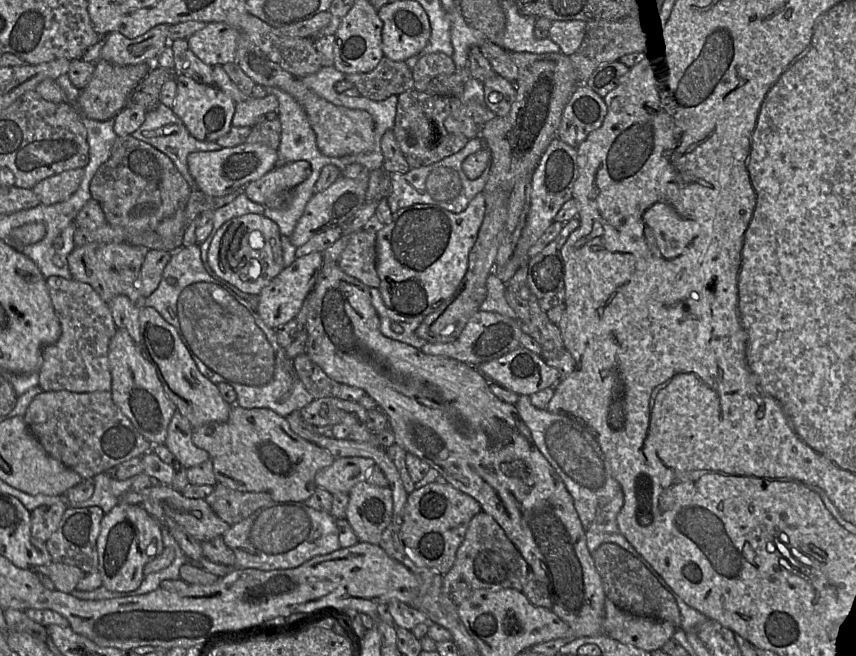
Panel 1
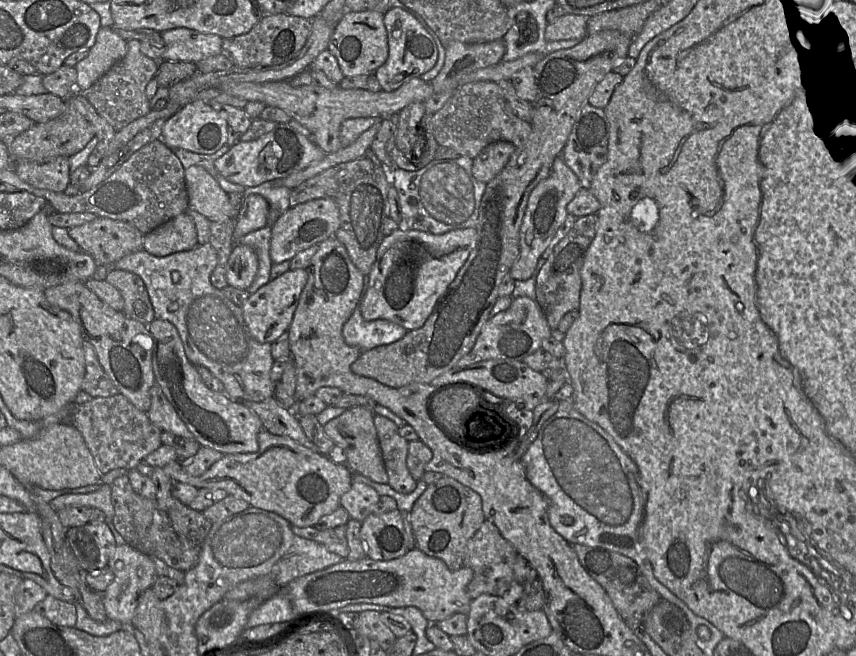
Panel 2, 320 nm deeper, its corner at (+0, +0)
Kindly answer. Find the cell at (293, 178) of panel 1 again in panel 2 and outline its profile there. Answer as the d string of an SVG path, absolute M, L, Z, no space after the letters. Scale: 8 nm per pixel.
M260 194L243 197L239 214L235 219L234 245L245 235L263 228L269 223L269 203Z

